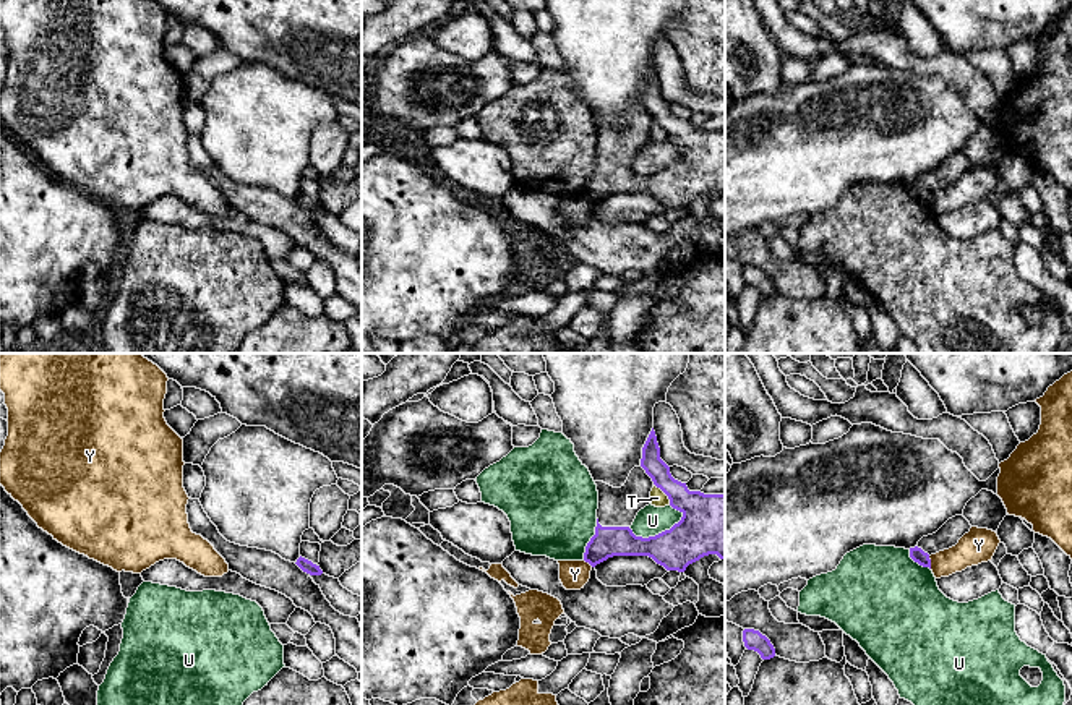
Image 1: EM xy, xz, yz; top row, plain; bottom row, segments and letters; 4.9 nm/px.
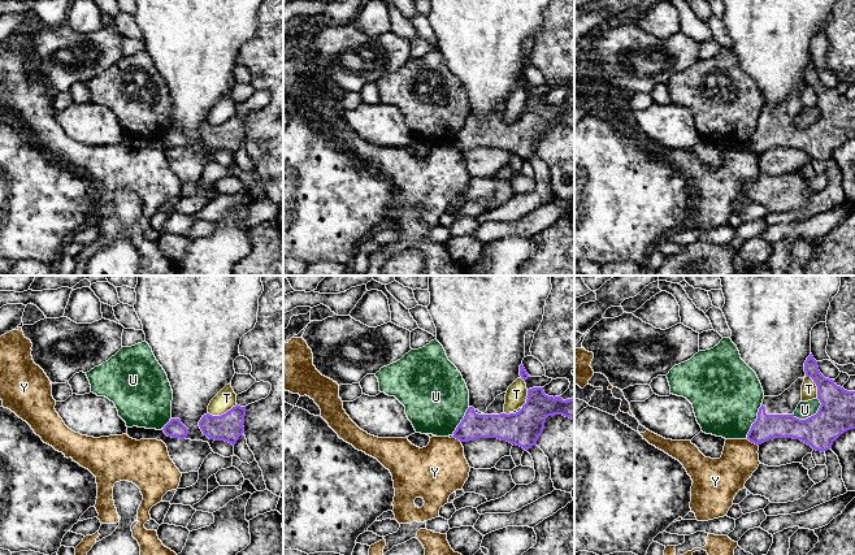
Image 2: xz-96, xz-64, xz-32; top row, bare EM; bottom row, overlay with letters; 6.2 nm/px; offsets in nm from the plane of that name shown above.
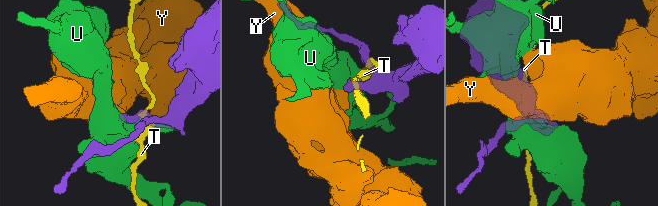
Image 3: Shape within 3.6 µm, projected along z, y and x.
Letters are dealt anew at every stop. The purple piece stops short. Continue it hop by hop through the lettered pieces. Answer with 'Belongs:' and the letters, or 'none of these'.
Belongs: none of these

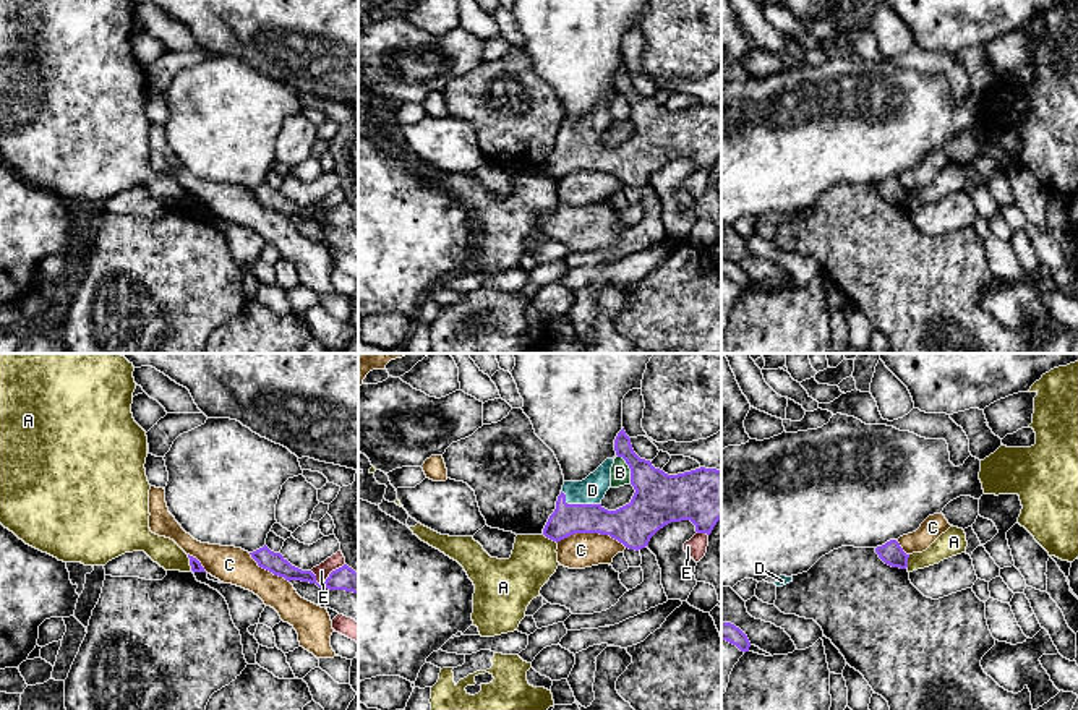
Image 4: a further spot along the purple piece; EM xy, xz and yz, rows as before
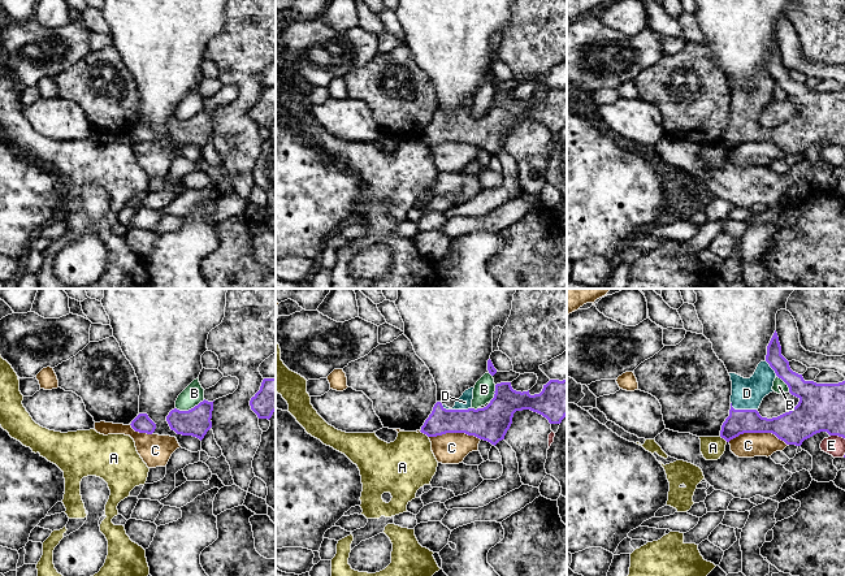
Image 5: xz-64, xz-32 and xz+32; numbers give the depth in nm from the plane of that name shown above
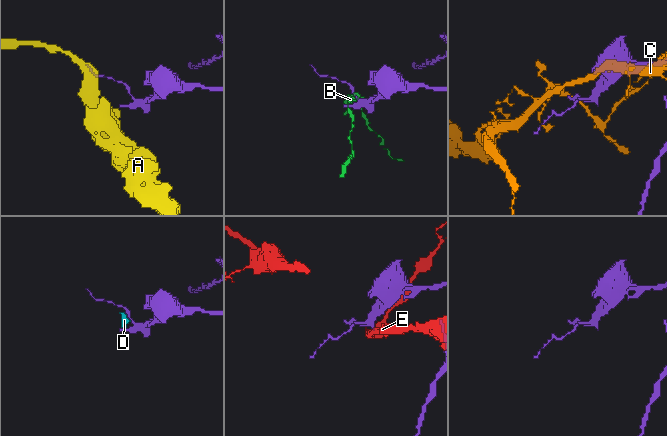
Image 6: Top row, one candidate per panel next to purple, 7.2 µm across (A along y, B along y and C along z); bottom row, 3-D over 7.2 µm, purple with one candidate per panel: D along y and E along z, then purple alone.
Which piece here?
Belongs: D

